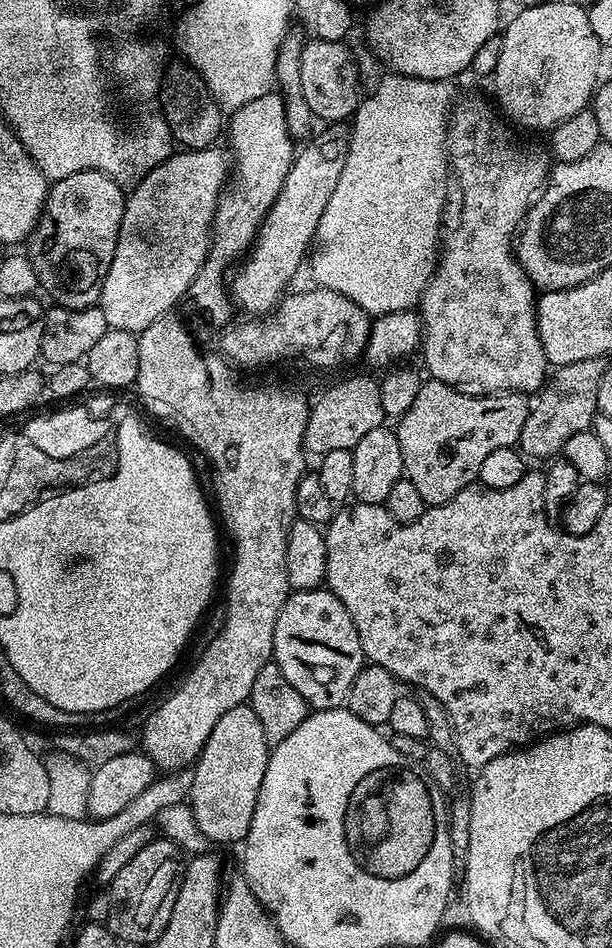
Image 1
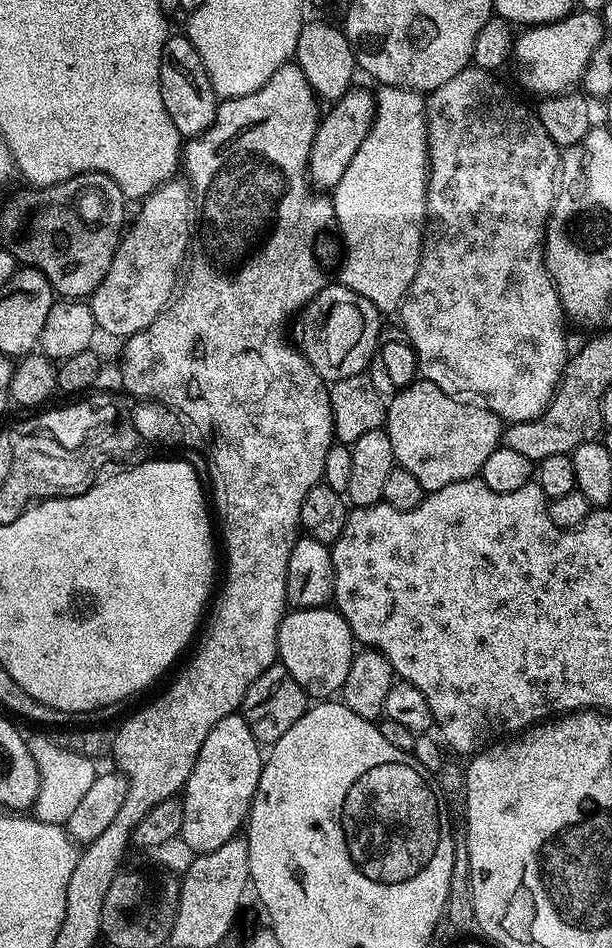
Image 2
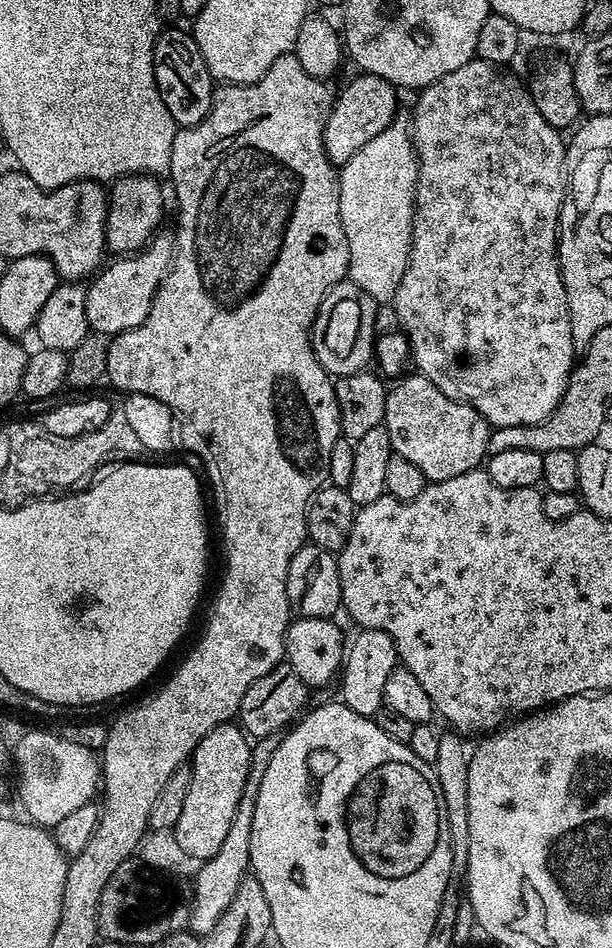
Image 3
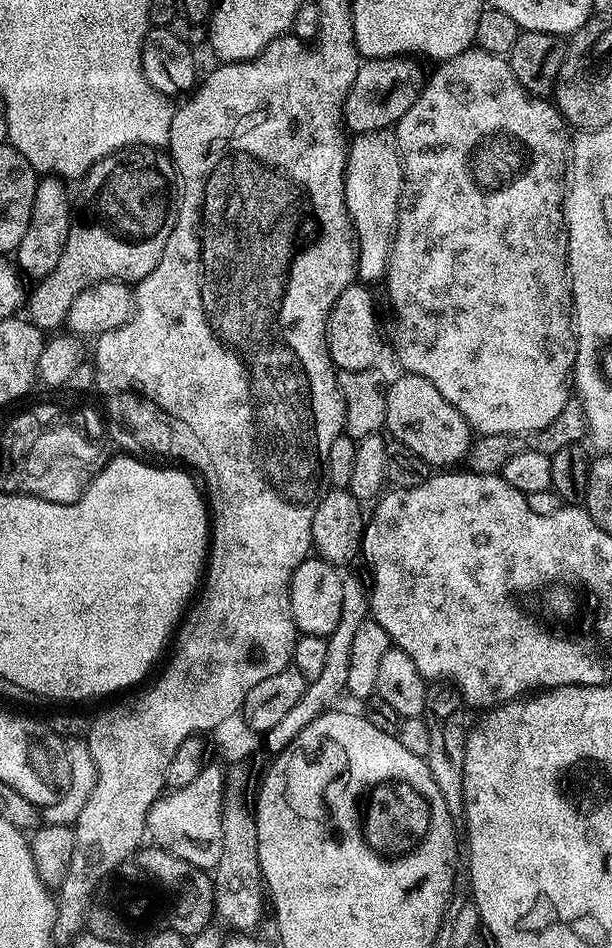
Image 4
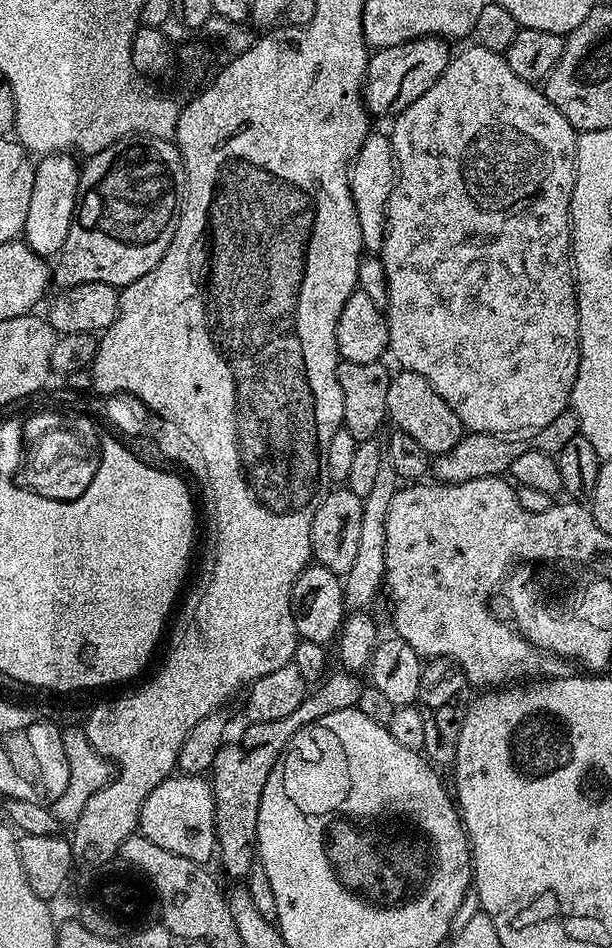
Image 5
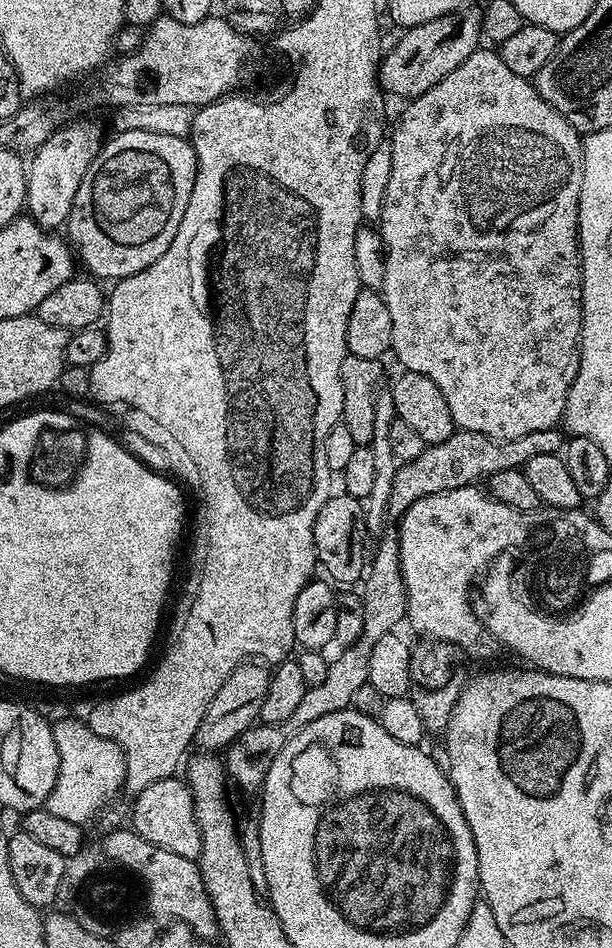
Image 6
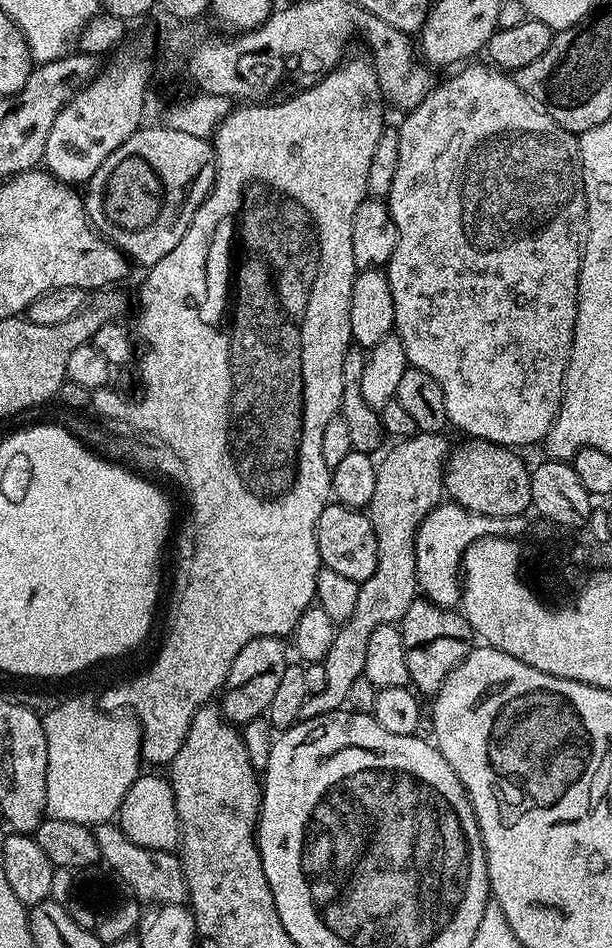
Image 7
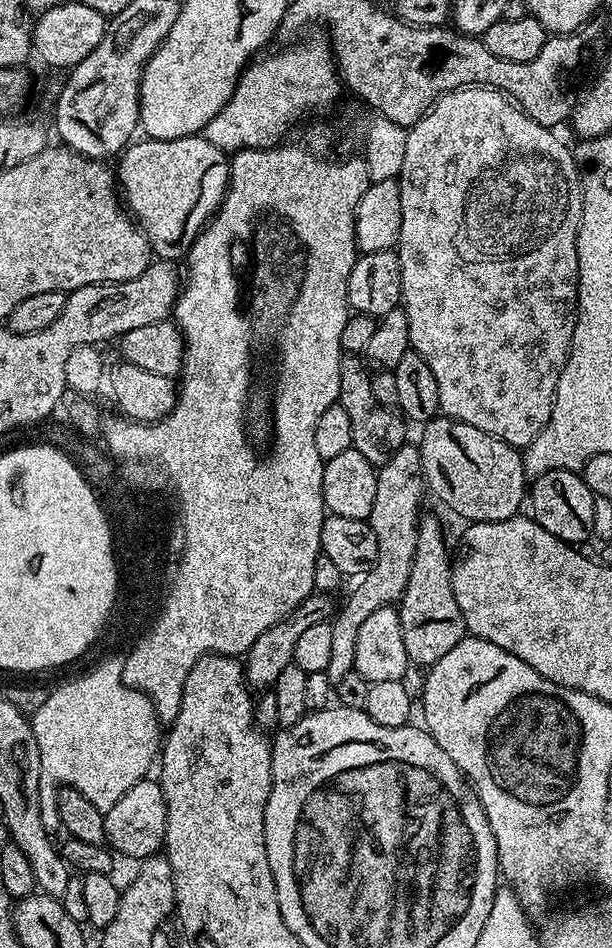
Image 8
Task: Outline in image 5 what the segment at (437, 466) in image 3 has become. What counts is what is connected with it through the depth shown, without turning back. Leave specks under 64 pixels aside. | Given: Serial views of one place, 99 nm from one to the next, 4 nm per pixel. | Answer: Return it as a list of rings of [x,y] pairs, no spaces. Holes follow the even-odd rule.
[[[397,371],[390,382],[390,390],[386,390],[386,406],[388,407],[387,419],[396,423],[395,427],[405,432],[414,441],[418,442],[422,449],[433,457],[442,455],[454,447],[465,435],[466,429],[461,424],[458,414],[450,410],[450,406],[430,386],[422,374]]]

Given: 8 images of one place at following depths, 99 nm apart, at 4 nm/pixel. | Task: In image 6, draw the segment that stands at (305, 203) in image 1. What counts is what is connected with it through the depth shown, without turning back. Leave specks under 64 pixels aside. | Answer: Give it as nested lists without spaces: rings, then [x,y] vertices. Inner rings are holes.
[[[461,10],[407,29],[404,37],[389,52],[387,49],[383,53],[378,77],[381,89],[389,97],[415,98],[442,82],[446,74],[458,70],[458,66],[462,66],[462,62],[466,62],[466,58],[477,52],[482,44],[481,13],[472,11]]]

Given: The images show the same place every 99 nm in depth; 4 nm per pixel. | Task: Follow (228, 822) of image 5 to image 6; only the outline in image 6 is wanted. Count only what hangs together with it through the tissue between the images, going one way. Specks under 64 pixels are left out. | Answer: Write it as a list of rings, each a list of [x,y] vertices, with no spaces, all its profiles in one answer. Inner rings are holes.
[[[392,530],[385,531],[384,535],[379,537],[378,544],[380,546],[376,553],[373,556],[371,553],[370,563],[362,580],[364,629],[358,642],[343,649],[339,653],[340,660],[333,659],[329,663],[326,678],[321,684],[309,688],[306,694],[302,694],[302,703],[294,709],[294,714],[290,714],[290,718],[286,718],[284,724],[257,723],[247,728],[223,753],[226,775],[229,781],[235,787],[237,784],[242,791],[259,793],[274,758],[288,745],[288,741],[295,738],[306,726],[310,726],[310,722],[318,722],[318,718],[326,718],[326,714],[345,711],[351,705],[354,693],[368,683],[370,650],[374,650],[374,642],[378,642],[378,638],[395,633],[399,629],[396,627],[405,619],[408,599],[400,565],[399,535]]]

